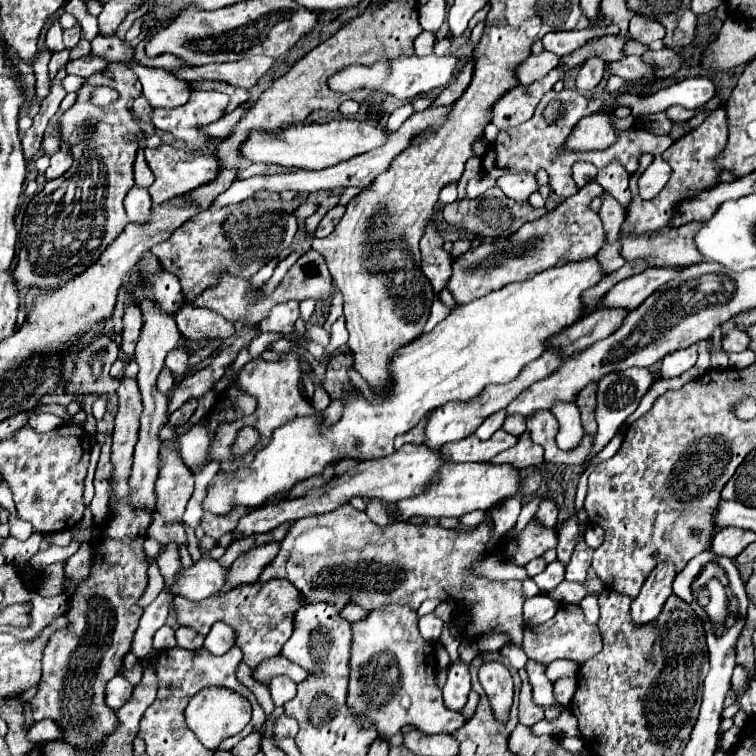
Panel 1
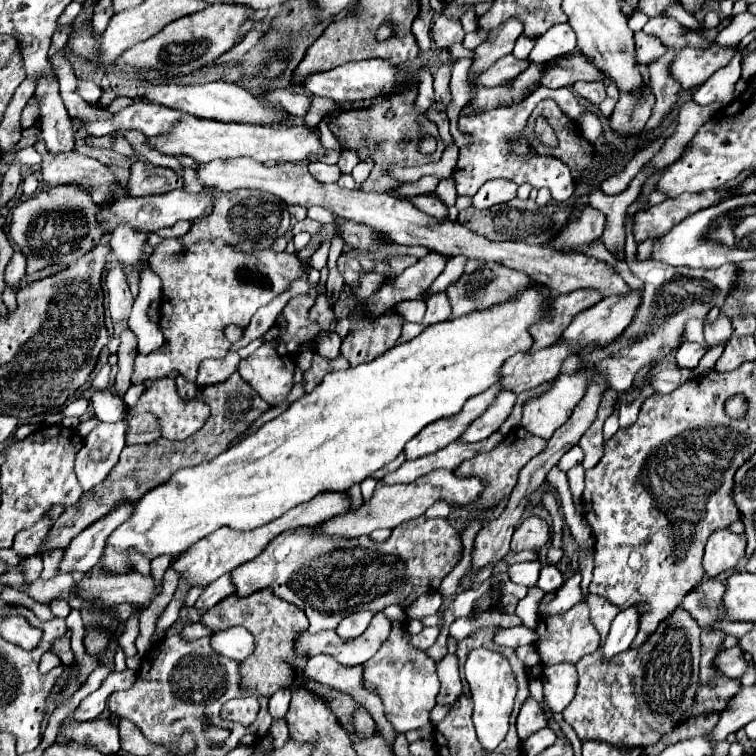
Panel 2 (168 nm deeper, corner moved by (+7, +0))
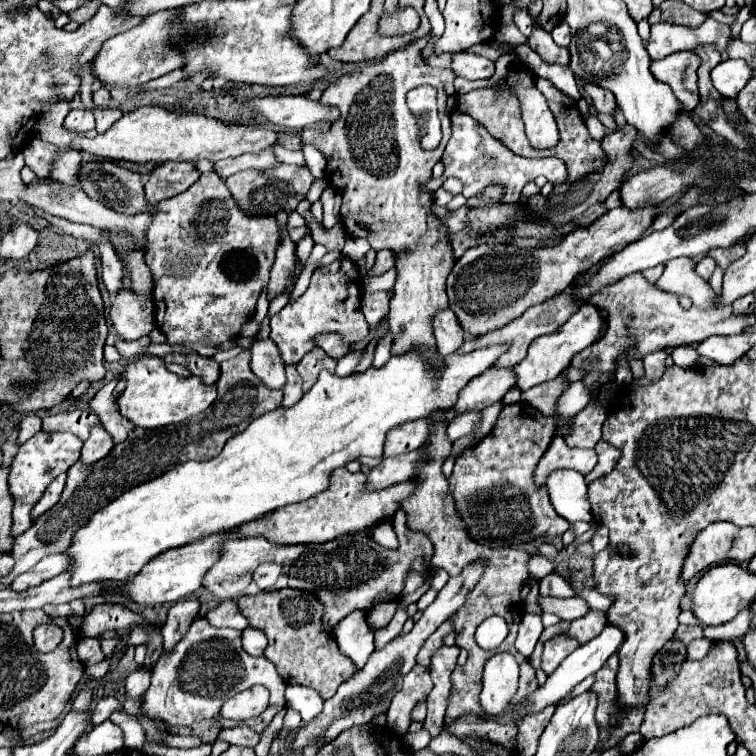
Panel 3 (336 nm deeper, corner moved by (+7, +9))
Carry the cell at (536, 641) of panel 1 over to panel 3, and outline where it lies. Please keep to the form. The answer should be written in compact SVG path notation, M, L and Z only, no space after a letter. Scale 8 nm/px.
M592 610L588 616L574 620L572 626L570 626L570 630L566 634L572 636L572 638L576 638L576 640L580 640L582 644L586 644L588 640L596 638L606 624L608 624L606 614L598 612L598 610Z

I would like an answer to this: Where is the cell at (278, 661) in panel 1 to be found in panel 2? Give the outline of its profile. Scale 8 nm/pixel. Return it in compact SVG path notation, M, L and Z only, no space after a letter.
M326 655L310 657L304 667L304 675L308 679L322 683L322 685L328 685L336 691L342 691L342 693L350 695L352 699L356 699L360 705L364 705L368 709L368 713L372 713L372 719L378 725L378 733L384 737L384 741L388 745L392 745L398 733L388 723L380 697L376 697L374 693L366 693L364 687L360 685L362 683L360 673L362 673L362 667L344 667Z

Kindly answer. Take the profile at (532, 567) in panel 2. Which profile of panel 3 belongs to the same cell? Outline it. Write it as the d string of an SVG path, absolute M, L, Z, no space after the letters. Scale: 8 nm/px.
M532 556L532 560L528 562L528 568L530 568L530 574L534 578L544 578L544 576L556 572L554 562L548 560L548 558L544 558L544 556Z

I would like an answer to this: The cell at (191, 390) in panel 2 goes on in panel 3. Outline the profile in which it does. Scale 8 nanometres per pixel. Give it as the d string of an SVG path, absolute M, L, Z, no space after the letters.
M174 352L174 354L166 354L164 360L186 366L194 376L202 378L206 384L214 384L220 378L218 376L220 374L220 364L214 358L202 358L196 352L190 352L190 354L176 354Z

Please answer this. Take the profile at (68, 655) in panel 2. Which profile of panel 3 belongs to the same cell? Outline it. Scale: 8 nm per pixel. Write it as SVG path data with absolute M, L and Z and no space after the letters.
M81 638L77 644L78 659L84 666L91 666L101 662L104 654L100 642L95 638Z

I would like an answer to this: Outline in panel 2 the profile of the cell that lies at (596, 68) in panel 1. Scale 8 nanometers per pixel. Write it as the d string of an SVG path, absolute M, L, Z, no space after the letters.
M576 81L572 87L574 87L574 93L578 93L580 97L590 99L596 105L606 97L604 83L596 83L596 81Z

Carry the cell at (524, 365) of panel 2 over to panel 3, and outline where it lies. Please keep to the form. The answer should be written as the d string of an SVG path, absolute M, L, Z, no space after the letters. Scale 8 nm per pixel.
M488 368L484 376L476 376L476 380L470 380L460 390L452 408L456 414L464 414L466 410L484 410L486 406L500 402L514 384L516 376L512 368Z

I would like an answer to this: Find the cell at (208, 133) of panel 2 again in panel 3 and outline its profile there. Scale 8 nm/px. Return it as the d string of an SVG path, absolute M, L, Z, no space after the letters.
M142 106L136 108L132 112L126 112L118 122L114 122L110 126L110 130L106 130L104 134L98 134L96 138L86 138L86 136L76 136L70 142L72 150L78 152L88 152L92 156L94 162L118 162L118 160L126 160L126 162L166 162L166 160L180 160L180 162L198 162L202 158L206 160L222 160L228 156L240 156L244 152L262 152L264 148L272 146L276 142L276 134L272 130L266 128L250 128L250 126L224 126L222 122L214 120L214 118L206 118L206 116L198 116L198 114L176 114L176 112L168 112L164 108L158 106Z

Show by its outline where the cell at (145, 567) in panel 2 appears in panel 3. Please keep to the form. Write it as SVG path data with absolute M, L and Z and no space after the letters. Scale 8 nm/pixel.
M228 534L208 536L208 540L200 540L200 544L188 544L188 548L176 548L176 552L164 552L164 554L152 558L134 578L122 582L122 596L140 606L156 606L156 604L164 604L164 602L178 602L180 598L194 594L200 588L200 576L204 576L204 572L208 568L212 568L212 560L216 560L216 552L220 552L220 540L226 540L226 538L228 538Z

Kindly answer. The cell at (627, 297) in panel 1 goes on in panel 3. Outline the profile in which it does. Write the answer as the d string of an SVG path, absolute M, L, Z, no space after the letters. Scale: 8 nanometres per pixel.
M584 304L580 306L566 324L562 324L554 334L548 334L548 336L540 336L538 340L534 340L528 348L528 354L526 358L514 368L516 372L516 384L514 388L518 388L520 392L536 386L536 384L542 384L546 380L554 380L562 370L566 370L570 366L570 360L582 352L584 348L588 348L596 336L600 334L600 328L602 328L604 320L600 316L600 310L594 306L594 304Z

